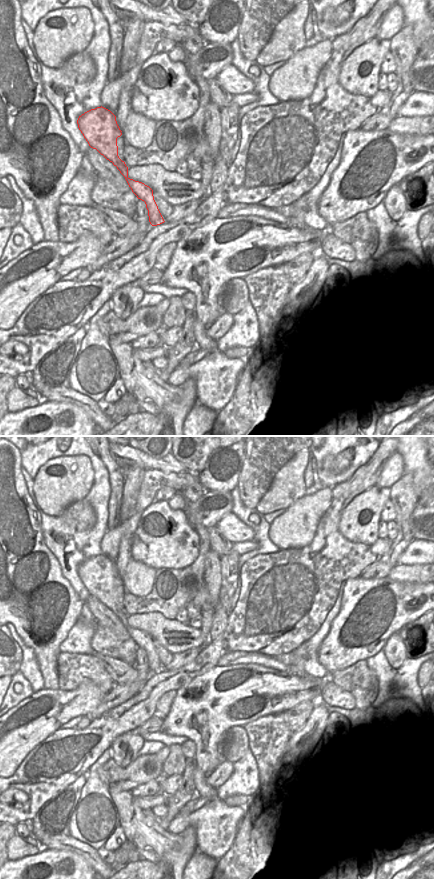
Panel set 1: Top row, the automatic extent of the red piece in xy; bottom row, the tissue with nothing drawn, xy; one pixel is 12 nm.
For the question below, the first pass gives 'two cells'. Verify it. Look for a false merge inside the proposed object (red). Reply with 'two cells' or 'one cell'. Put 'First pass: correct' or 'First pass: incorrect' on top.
First pass: incorrect
one cell

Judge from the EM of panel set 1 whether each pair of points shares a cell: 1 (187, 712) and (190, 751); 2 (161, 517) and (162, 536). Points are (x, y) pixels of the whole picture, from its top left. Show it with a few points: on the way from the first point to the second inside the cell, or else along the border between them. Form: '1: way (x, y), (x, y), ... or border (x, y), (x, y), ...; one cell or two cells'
1: border (188, 738), (195, 744), (194, 757); two cells
2: way (161, 522), (161, 531); one cell

